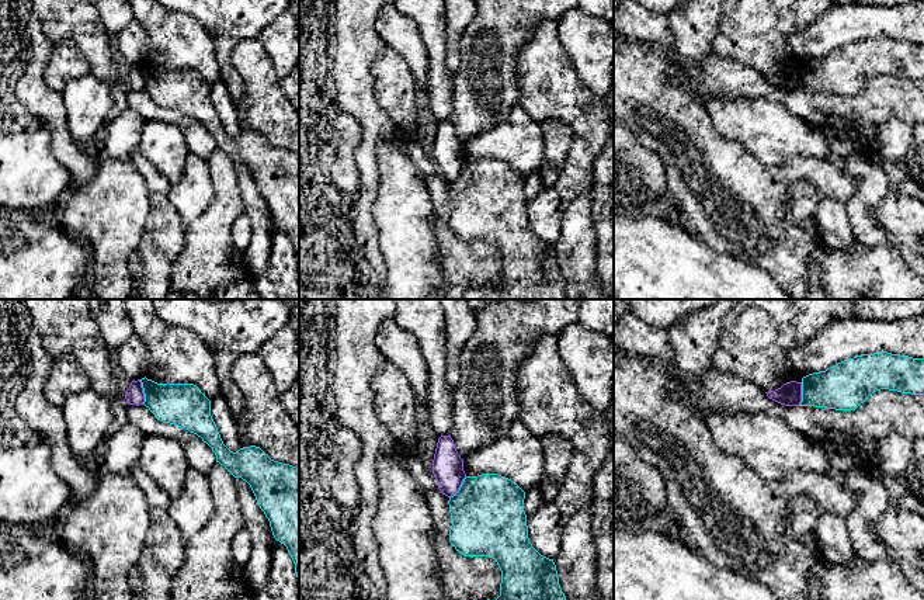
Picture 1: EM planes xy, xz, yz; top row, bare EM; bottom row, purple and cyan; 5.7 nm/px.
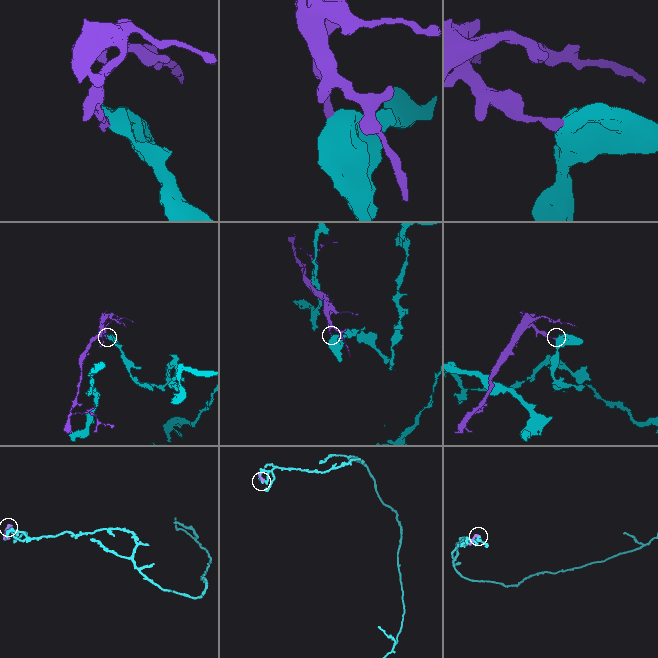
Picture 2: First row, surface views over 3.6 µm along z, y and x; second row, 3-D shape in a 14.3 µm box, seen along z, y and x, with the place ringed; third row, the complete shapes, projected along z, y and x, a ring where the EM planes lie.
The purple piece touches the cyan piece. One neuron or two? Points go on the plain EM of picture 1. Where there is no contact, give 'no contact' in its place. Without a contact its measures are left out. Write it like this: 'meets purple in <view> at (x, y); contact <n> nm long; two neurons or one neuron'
meets purple in xy at (142, 77); contact 150 nm long; two neurons

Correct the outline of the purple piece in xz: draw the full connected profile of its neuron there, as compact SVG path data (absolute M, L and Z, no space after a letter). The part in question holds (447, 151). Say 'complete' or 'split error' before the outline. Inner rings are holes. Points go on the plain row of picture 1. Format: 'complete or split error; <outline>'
complete; M451 121L438 124L433 145L433 159L438 167L438 174L448 183L459 176L466 163L463 145L458 139Z

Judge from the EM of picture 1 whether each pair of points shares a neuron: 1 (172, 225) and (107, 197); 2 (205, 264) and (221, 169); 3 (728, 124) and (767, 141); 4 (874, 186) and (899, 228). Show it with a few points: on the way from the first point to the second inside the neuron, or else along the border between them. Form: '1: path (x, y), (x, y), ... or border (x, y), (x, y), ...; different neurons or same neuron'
1: border (142, 177), (152, 210); different neurons
2: path (208, 240), (208, 235), (222, 212), (222, 193); same neuron
3: path (737, 124), (750, 124), (757, 131); same neuron
4: border (890, 187), (874, 211), (874, 219), (883, 232); different neurons

